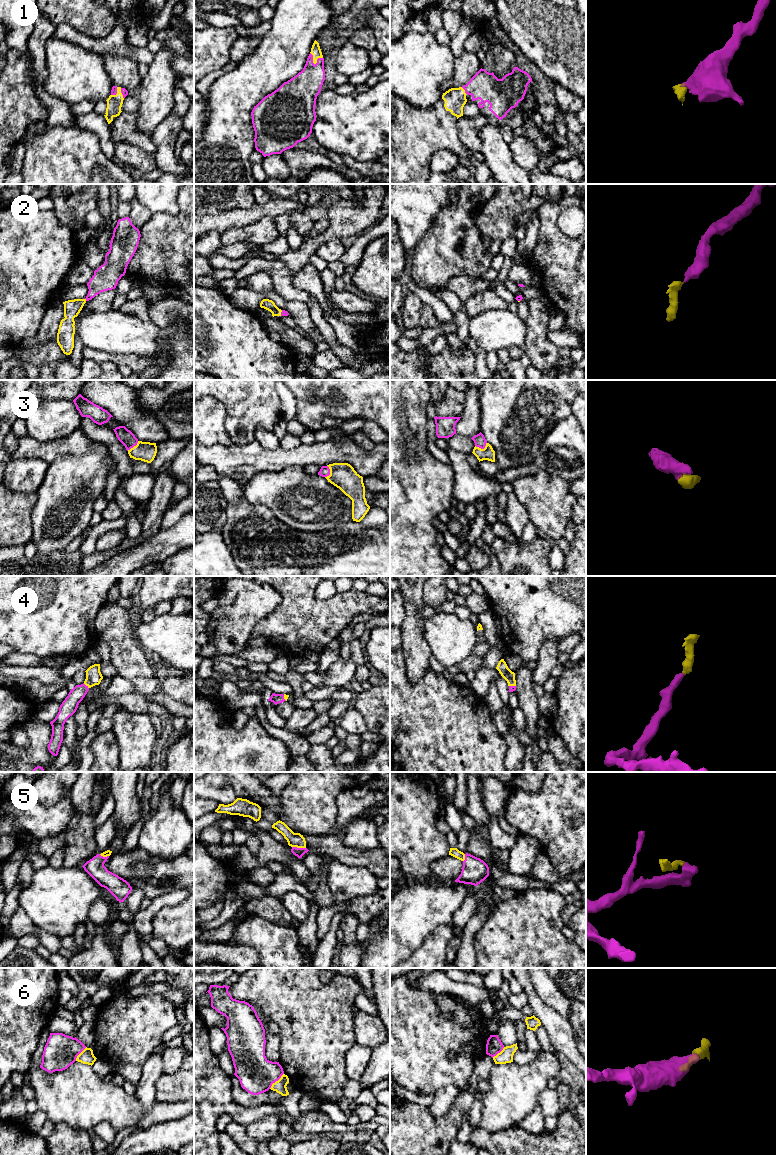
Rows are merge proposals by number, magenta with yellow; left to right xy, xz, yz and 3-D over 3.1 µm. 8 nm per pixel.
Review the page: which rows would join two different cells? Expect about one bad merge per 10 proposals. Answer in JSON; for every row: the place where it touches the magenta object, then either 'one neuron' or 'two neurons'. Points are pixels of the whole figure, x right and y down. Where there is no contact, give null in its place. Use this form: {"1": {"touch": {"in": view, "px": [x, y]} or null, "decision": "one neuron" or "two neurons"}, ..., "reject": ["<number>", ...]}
{"1": {"touch": {"in": "xz", "px": [313, 63]}, "decision": "one neuron"}, "2": {"touch": {"in": "xy", "px": [85, 298]}, "decision": "one neuron"}, "3": {"touch": {"in": "yz", "px": [482, 448]}, "decision": "one neuron"}, "4": {"touch": {"in": "xy", "px": [86, 686]}, "decision": "one neuron"}, "5": {"touch": {"in": "xz", "px": [299, 848]}, "decision": "one neuron"}, "6": {"touch": {"in": "xz", "px": [276, 1080]}, "decision": "two neurons"}, "reject": ["6"]}

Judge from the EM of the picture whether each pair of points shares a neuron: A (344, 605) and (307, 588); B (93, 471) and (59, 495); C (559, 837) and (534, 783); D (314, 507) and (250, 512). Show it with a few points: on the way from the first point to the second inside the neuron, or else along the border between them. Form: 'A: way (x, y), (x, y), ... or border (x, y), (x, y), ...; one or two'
A: way (333, 605), (318, 605), (312, 599); one
B: way (85, 476), (76, 481), (67, 490); one
C: border (543, 782), (538, 790), (513, 790); two
D: border (248, 501), (264, 504), (278, 519), (288, 525); two

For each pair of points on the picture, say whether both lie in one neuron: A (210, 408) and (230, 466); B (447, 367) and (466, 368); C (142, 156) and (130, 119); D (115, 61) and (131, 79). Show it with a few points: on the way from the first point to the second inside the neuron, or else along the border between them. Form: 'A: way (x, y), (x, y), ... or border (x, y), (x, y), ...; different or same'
A: border (232, 443), (228, 445), (212, 444), (204, 446); different
B: way (452, 368), (461, 368); same
C: border (116, 142), (127, 142), (153, 154); different
D: way (117, 65), (127, 75); same

